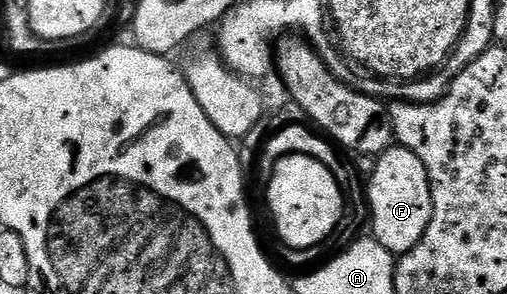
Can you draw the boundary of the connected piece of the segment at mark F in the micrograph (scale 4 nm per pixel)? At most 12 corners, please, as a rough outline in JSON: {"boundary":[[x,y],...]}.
{"boundary":[[393,145],[365,183],[370,234],[398,257],[433,213],[421,157]]}

